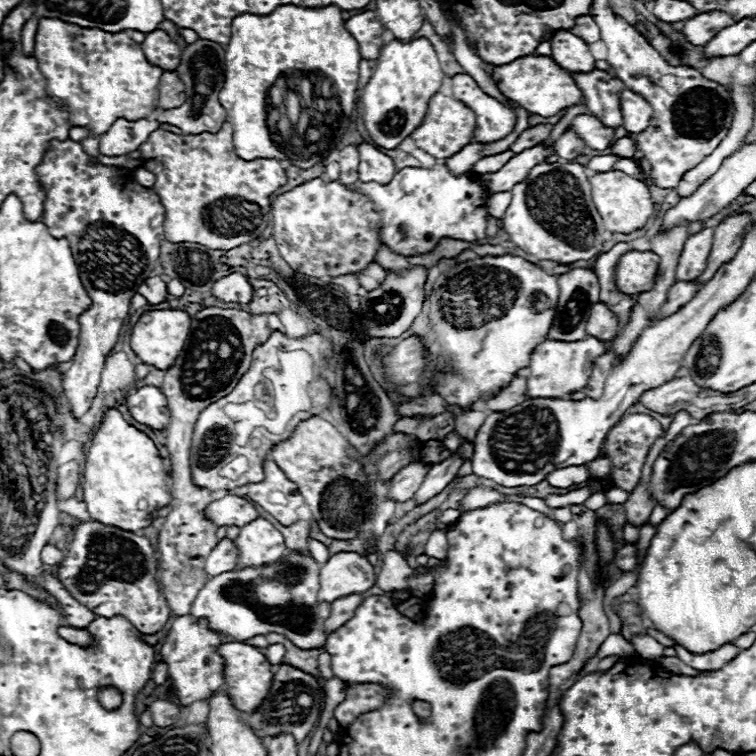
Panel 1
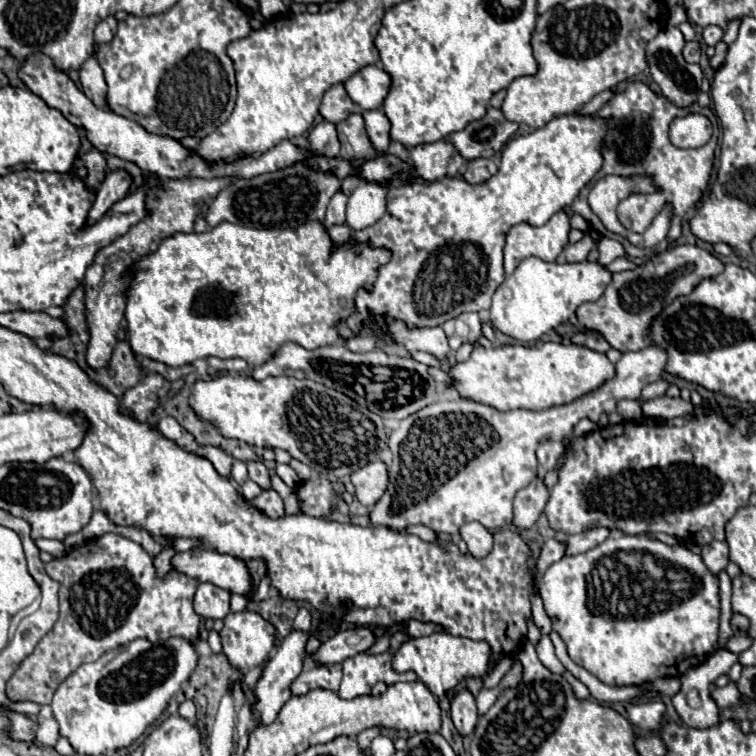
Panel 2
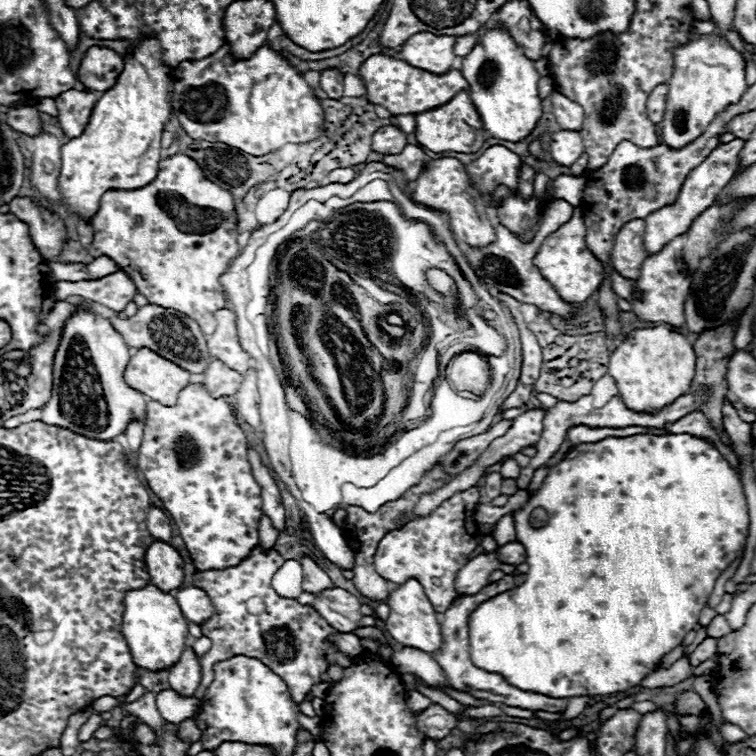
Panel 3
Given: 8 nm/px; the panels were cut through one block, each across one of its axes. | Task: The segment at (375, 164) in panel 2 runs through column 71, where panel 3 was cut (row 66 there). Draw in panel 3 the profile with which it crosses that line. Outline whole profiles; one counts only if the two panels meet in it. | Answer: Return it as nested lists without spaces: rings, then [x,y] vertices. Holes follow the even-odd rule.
[[[92,46],[88,48],[86,56],[78,68],[78,80],[82,82],[84,90],[98,90],[104,92],[114,86],[118,74],[122,72],[122,56],[110,48]]]

